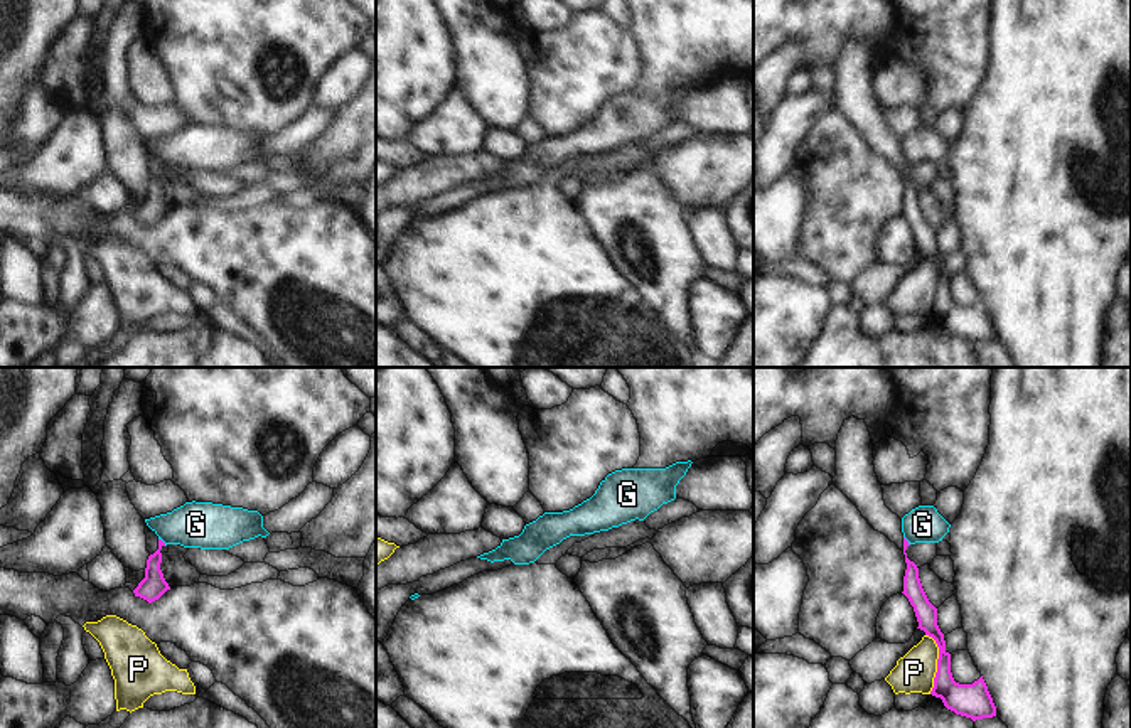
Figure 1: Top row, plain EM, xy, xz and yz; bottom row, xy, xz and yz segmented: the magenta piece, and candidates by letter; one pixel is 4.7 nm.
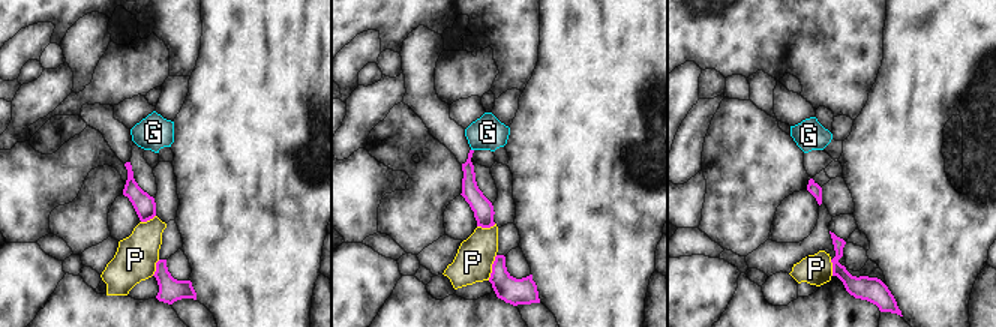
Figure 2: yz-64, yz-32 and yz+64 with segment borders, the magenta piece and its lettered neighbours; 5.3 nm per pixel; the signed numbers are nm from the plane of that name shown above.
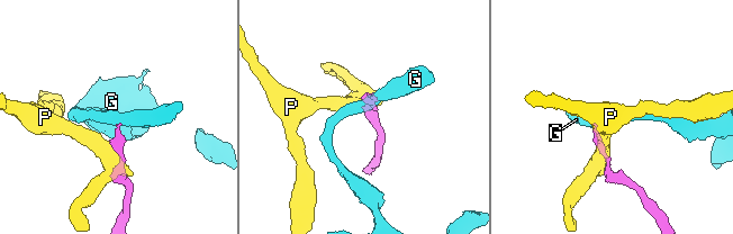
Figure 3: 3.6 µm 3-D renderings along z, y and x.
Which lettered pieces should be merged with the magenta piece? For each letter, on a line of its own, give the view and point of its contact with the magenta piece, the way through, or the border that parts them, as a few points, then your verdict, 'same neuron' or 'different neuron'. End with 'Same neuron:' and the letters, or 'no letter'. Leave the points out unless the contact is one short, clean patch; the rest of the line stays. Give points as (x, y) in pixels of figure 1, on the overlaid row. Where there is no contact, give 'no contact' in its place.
G: meets magenta in xy at (162, 541); border along xy (159, 538), (166, 545); different neuron
P: meets magenta in yz at (938, 663); border along yz (926, 634), (938, 647), (938, 671), (929, 693); different neuron
Same neuron: no letter

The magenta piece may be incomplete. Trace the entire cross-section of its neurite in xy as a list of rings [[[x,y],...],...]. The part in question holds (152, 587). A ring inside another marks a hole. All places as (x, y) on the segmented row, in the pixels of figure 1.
[[[145,524],[147,551],[150,553],[145,568],[145,578],[133,590],[135,597],[147,600],[148,603],[158,600],[167,590],[169,583],[160,570],[162,553],[165,543]]]

